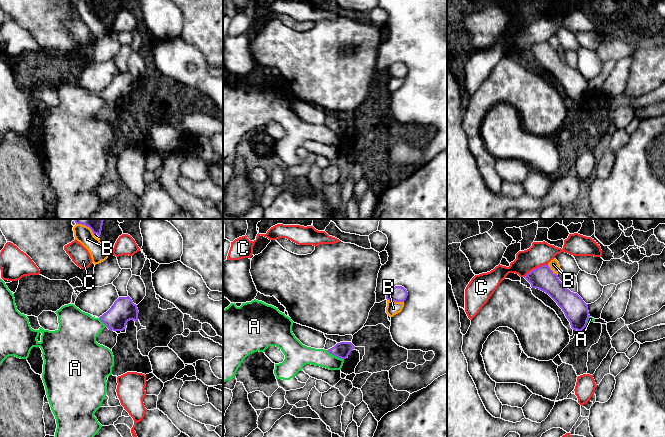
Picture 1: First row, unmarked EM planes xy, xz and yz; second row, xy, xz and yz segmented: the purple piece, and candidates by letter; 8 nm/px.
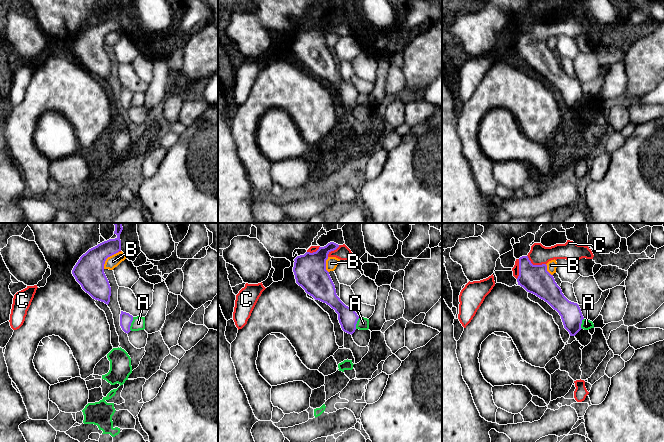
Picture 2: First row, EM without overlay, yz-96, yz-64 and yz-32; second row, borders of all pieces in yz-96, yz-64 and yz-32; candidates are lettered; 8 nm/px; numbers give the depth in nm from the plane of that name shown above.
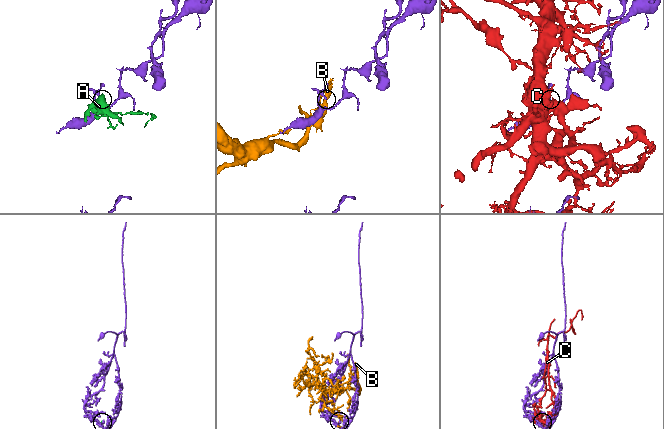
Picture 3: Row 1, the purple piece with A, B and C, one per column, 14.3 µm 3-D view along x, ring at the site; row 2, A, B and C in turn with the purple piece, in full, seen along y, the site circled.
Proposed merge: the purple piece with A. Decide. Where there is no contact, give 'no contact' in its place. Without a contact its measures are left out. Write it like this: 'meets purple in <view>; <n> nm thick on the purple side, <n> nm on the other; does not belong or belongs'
meets purple in xz; 130 nm thick on the purple side, 150 nm on the other; does not belong

